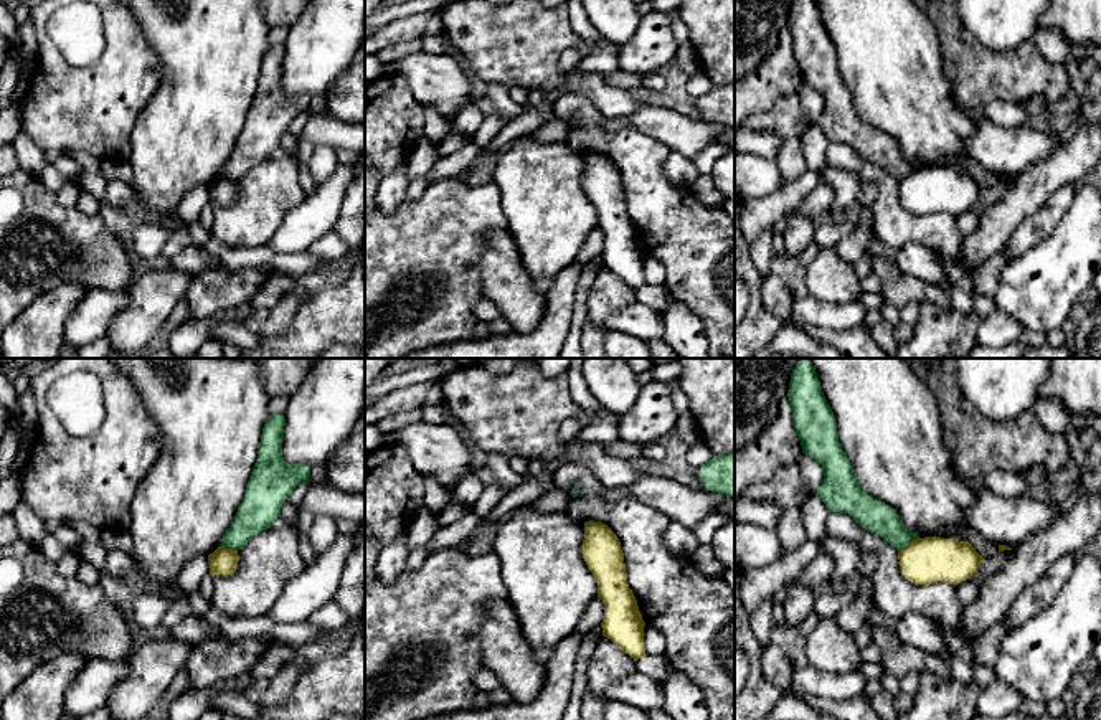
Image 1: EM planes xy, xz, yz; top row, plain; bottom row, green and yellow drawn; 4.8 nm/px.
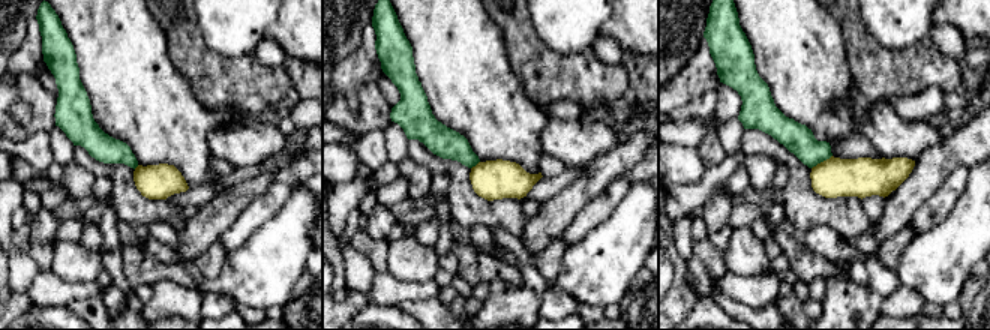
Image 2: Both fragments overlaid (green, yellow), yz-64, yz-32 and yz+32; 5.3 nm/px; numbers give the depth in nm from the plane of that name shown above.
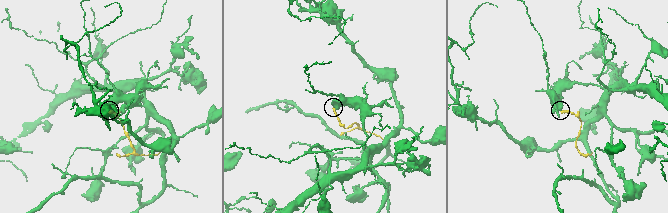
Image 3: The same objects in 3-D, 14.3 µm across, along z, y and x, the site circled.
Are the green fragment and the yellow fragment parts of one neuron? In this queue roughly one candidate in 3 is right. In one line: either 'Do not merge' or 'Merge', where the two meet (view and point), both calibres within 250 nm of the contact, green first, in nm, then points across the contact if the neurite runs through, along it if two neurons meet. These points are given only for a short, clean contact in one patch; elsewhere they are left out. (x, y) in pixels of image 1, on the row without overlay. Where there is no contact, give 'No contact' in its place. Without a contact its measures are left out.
Do not merge. Touches green at yz (908, 174). Thickness 160 nm (green) against 220 nm. Boundary: yz (918, 167), (898, 182)

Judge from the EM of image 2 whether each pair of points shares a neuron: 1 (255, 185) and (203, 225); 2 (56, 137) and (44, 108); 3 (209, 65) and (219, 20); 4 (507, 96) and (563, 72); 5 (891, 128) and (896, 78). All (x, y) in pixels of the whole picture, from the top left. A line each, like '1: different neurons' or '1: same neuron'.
1: same neuron
2: different neurons
3: different neurons
4: different neurons
5: different neurons

